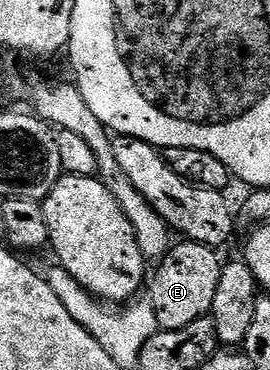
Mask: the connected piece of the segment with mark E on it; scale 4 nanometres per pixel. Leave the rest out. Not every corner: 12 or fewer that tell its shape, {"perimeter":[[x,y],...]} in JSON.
{"perimeter":[[184,239],[159,258],[150,300],[161,330],[211,314],[222,268]]}

